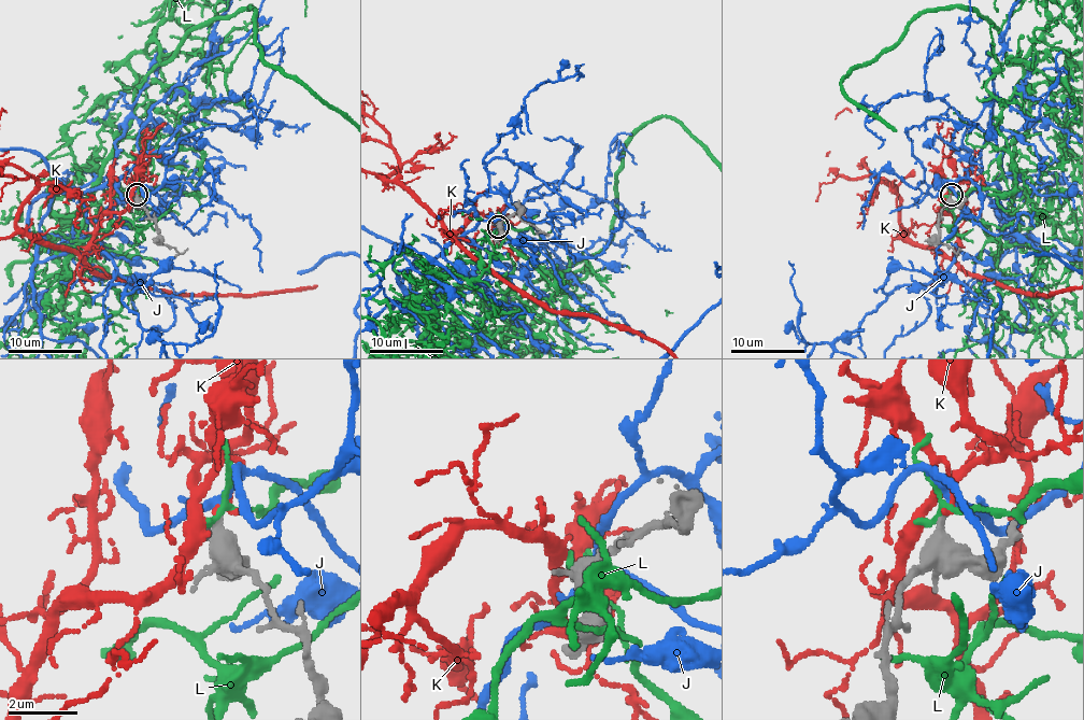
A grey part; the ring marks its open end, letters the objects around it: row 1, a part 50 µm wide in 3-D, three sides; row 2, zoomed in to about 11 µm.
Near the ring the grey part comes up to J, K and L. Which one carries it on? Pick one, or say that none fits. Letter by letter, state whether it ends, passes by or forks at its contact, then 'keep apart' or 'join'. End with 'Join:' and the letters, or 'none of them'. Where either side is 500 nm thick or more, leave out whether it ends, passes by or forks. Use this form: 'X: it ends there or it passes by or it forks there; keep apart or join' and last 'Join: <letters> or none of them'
J: it passes by; join
K: it ends there; keep apart
L: it passes by; keep apart
Join: J

